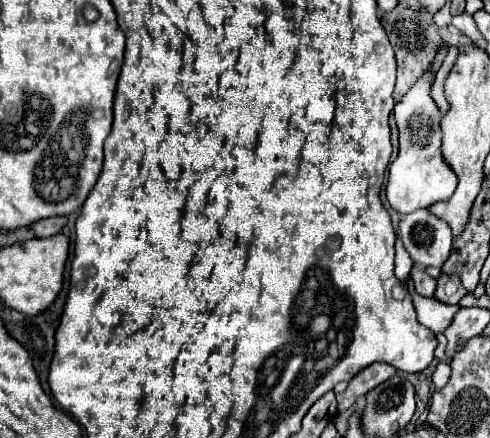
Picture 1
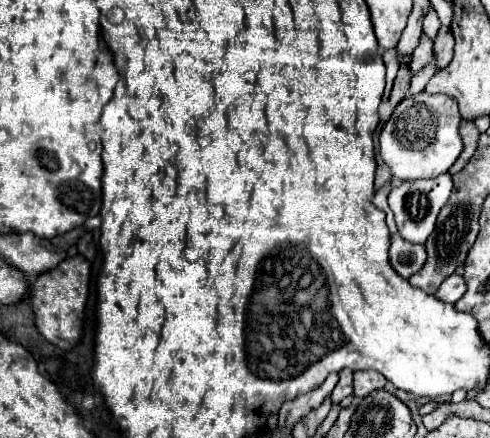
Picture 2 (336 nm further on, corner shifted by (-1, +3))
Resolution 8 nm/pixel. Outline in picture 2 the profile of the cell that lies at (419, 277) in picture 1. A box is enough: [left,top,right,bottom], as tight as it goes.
[436,274,466,304]

